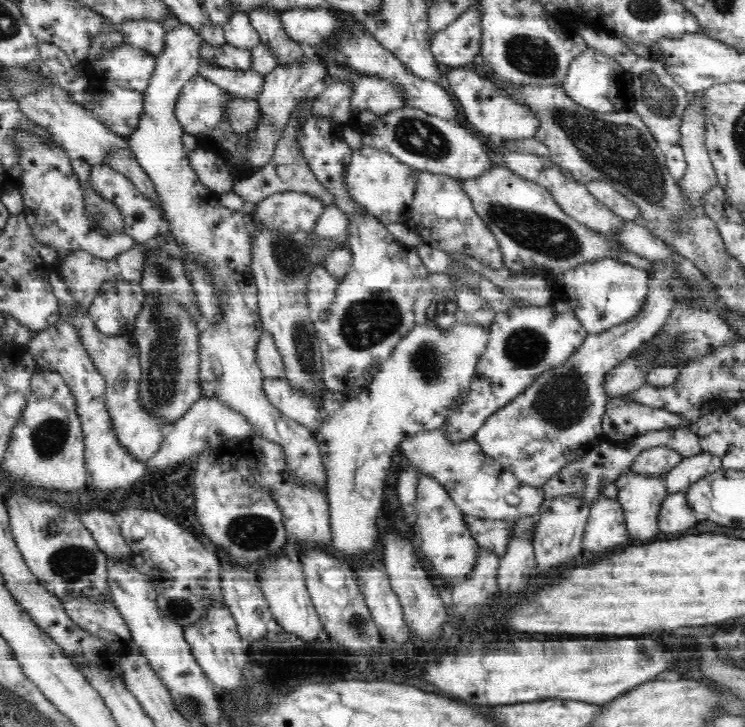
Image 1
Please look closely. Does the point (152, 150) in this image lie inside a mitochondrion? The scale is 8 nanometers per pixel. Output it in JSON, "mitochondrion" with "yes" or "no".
{"mitochondrion":"no"}

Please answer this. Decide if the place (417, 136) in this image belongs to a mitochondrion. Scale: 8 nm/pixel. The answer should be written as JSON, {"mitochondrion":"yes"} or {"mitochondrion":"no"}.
{"mitochondrion":"yes"}

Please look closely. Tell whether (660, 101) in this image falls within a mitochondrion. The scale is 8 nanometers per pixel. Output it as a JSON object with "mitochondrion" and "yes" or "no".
{"mitochondrion":"yes"}

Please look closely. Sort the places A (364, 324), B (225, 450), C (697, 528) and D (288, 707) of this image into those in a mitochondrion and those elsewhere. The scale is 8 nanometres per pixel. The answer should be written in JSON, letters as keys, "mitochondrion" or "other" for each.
{"A":"mitochondrion","B":"other","C":"other","D":"other"}

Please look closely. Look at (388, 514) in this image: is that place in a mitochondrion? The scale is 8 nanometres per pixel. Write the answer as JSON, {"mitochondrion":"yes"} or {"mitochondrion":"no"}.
{"mitochondrion":"no"}

